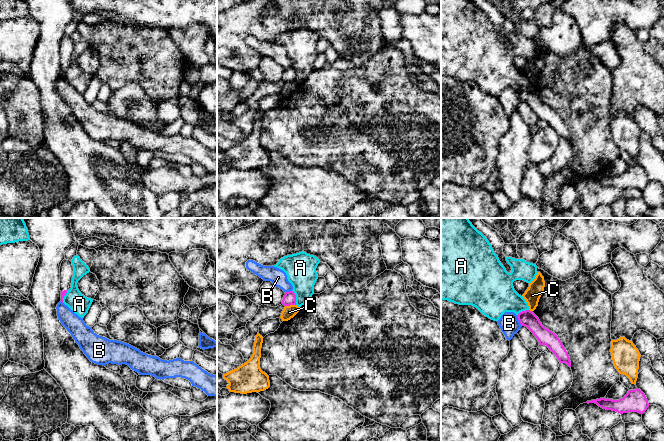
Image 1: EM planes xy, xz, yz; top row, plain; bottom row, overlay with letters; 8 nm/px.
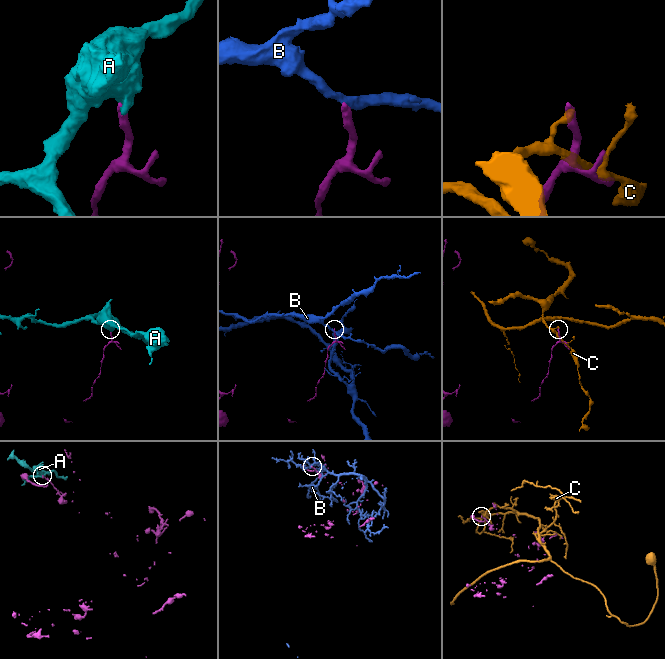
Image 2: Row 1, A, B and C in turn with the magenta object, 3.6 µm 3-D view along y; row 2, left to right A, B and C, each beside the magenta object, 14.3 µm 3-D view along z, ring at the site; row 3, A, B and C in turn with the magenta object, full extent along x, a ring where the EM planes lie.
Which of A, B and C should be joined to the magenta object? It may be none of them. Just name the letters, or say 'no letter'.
no letter

